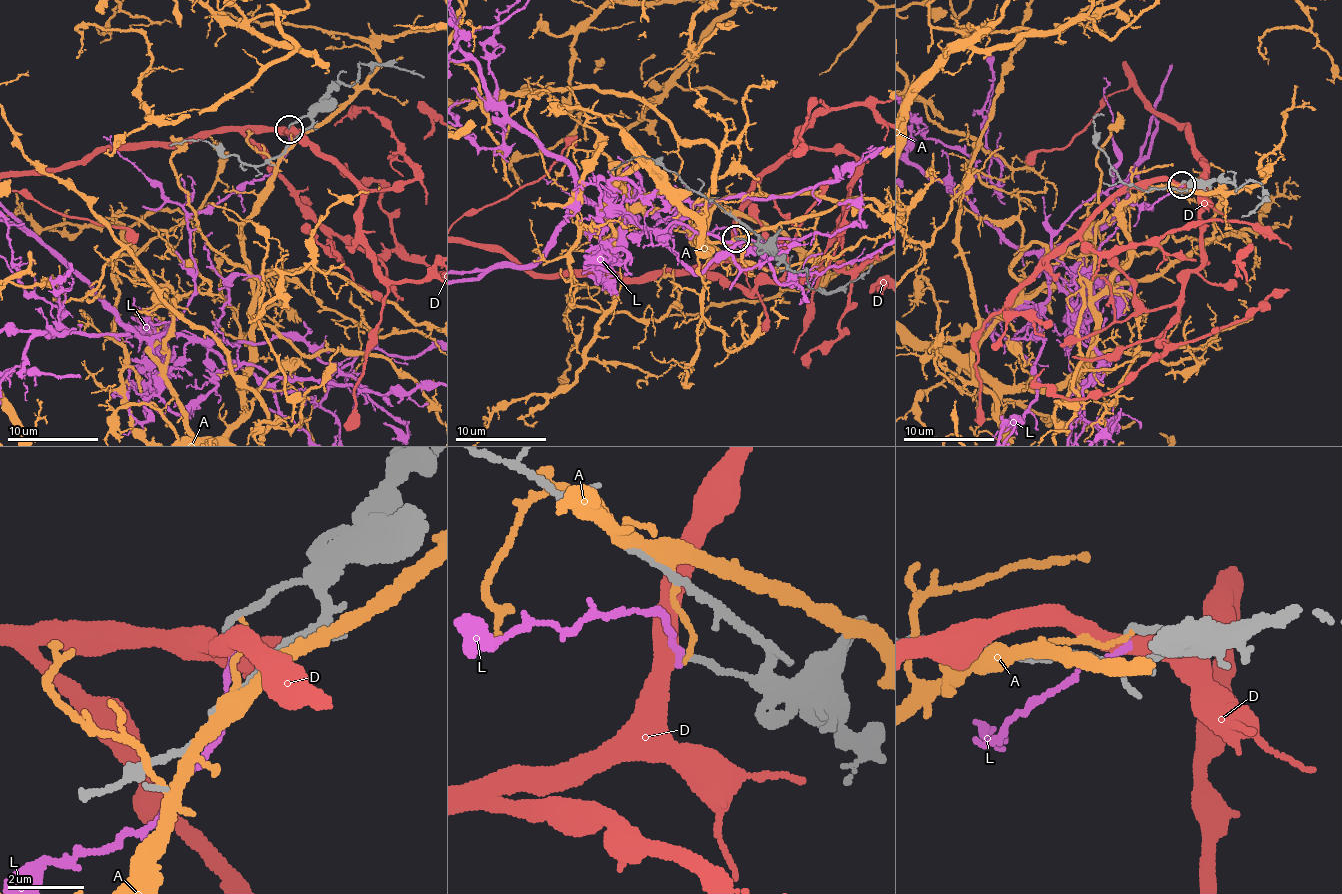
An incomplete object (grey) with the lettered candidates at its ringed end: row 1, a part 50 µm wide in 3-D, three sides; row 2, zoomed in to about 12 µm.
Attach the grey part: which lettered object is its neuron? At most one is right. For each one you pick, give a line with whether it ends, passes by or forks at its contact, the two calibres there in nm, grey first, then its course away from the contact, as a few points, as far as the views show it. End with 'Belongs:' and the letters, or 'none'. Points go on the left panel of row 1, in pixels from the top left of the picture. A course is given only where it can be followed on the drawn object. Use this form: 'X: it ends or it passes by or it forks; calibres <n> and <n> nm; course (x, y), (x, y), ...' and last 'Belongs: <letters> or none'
L: it ends; calibres 170 and 160 nm
Belongs: L

